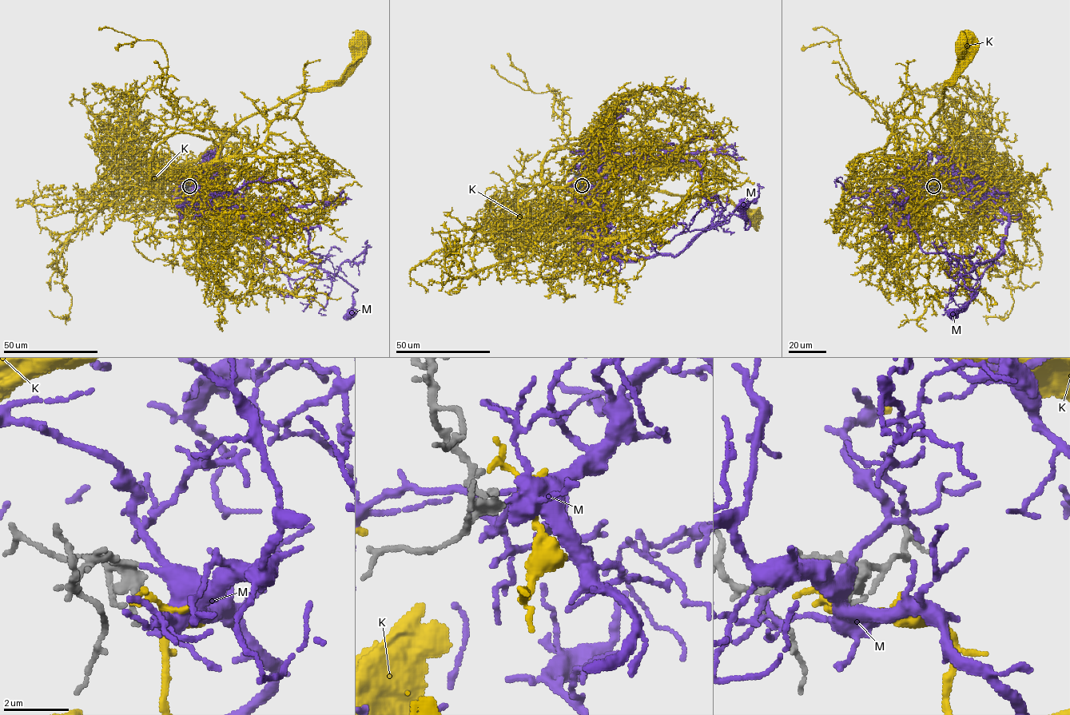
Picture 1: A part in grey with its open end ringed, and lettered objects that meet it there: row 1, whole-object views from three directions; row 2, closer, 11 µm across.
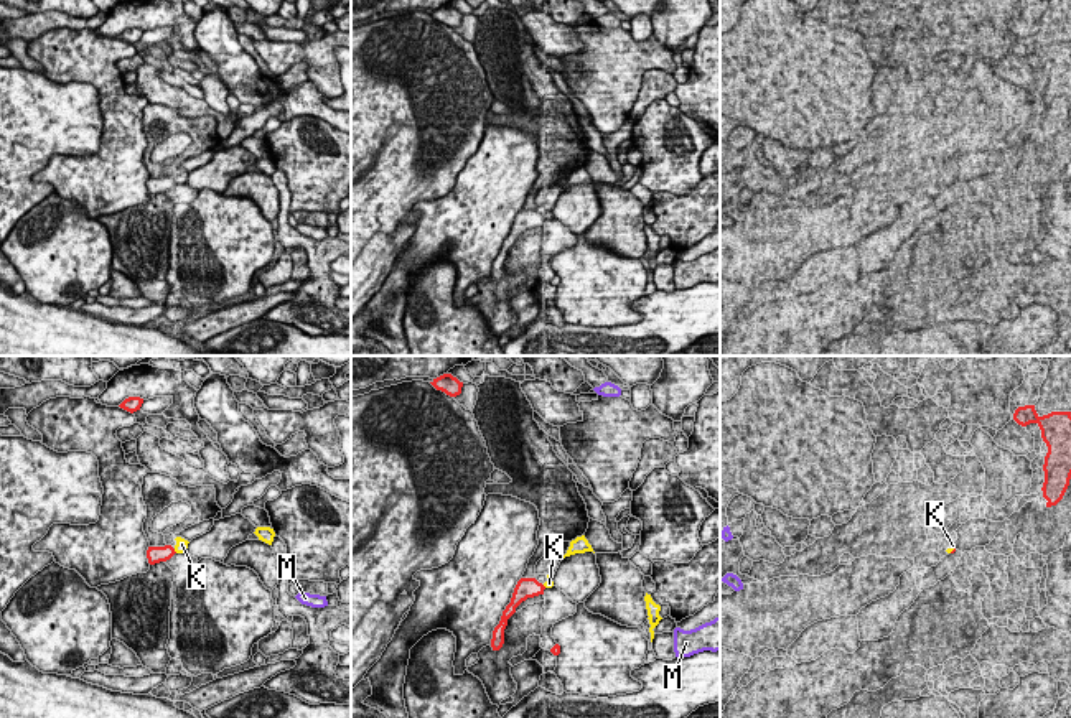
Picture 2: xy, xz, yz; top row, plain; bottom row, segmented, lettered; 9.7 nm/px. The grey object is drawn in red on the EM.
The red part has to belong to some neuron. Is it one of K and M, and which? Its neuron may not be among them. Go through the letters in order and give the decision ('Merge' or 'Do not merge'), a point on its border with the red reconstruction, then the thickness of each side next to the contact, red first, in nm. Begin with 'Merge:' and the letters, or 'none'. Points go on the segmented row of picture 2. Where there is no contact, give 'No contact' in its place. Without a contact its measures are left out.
Merge: M
K: Do not merge. Touches red at xy (173, 550). Thickness 160 nm (red) against 120 nm
M: Merge. No contact

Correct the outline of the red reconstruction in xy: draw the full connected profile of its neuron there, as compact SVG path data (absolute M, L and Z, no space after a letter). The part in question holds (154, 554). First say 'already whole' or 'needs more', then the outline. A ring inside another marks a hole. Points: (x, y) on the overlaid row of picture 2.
already whole; M165 545L165 547L148 547L147 550L147 558L150 565L160 563L160 562L166 562L175 555L175 548L171 545Z

